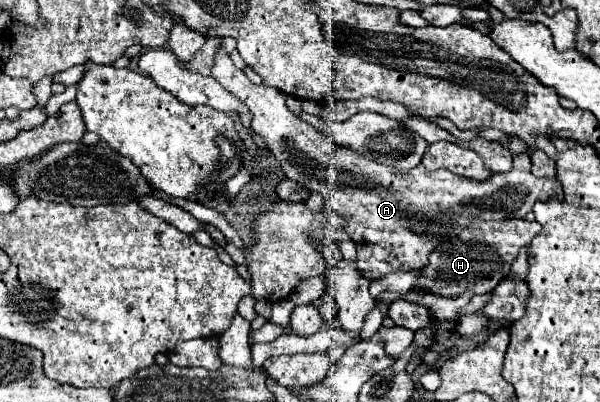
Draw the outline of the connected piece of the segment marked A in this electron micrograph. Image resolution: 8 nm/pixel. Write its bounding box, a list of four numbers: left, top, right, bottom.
[212,48,562,278]

